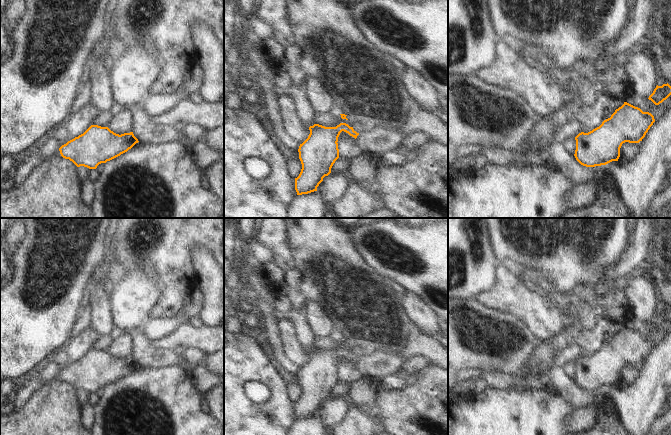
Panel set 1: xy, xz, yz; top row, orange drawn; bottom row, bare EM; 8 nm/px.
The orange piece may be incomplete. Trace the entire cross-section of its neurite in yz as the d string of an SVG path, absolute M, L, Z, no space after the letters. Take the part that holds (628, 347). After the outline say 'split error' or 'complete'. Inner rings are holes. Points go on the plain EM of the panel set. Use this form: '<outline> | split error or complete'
M627 326L610 342L588 357L576 361L575 382L583 390L595 391L618 385L623 367L639 367L655 346L654 340Z | complete

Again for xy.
M91 349L83 358L79 359L78 361L75 361L74 363L68 365L66 368L62 369L50 382L46 382L44 380L36 379L34 381L30 381L26 384L25 387L19 390L17 394L17 400L15 401L15 410L20 410L29 400L29 398L40 388L43 386L51 383L51 382L57 382L59 380L62 380L65 383L69 383L72 385L77 391L84 390L89 393L96 393L97 390L101 387L106 387L107 385L110 385L121 378L127 376L129 373L131 373L136 367L138 367L138 363L134 360L133 356L130 357L124 357L124 358L116 358L113 355L111 355L108 351L101 351L98 349Z | split error

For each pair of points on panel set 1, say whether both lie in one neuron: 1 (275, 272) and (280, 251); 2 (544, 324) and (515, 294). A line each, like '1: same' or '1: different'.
1: different
2: same

